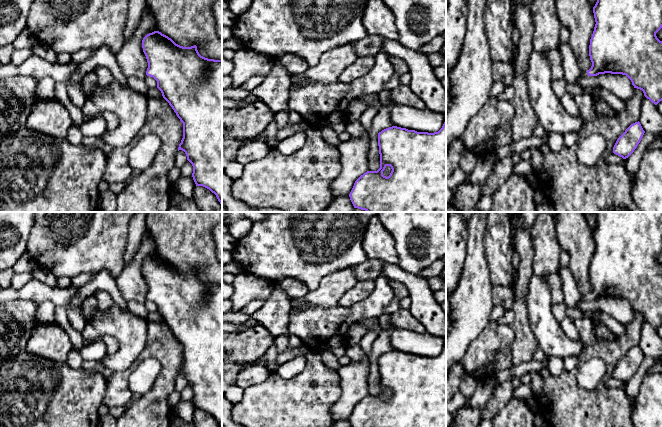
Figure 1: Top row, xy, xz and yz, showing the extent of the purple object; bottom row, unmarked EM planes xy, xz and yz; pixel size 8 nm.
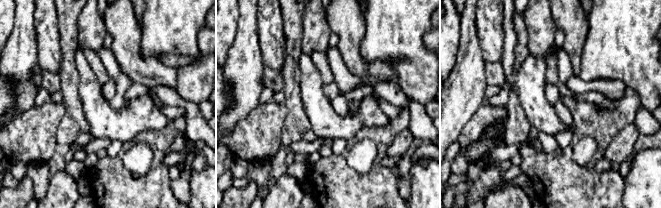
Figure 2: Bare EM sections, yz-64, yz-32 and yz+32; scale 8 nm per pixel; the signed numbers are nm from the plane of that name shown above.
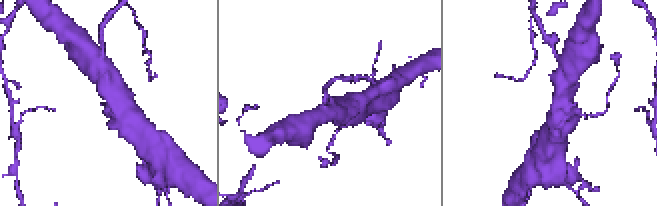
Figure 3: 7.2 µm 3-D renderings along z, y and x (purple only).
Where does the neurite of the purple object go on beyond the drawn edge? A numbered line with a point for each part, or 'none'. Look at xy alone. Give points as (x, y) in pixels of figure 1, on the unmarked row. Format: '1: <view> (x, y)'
none

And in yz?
1: yz (572, 296)

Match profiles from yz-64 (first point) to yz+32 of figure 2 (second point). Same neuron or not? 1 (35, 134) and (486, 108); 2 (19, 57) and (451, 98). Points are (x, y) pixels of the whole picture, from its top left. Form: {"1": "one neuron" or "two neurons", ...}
{"1": "one neuron", "2": "one neuron"}

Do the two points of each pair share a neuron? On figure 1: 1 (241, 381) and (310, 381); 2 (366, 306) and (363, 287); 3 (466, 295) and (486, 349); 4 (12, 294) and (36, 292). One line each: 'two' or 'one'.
1: two
2: two
3: two
4: one

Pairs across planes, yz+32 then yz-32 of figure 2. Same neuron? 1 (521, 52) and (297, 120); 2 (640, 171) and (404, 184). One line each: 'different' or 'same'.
1: same
2: different

